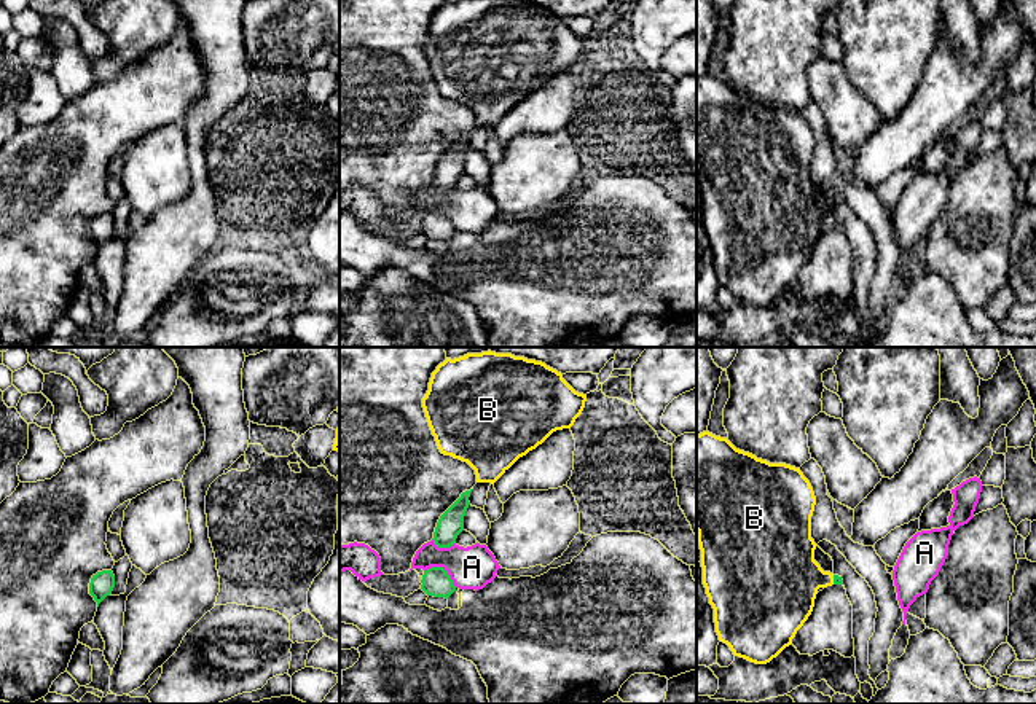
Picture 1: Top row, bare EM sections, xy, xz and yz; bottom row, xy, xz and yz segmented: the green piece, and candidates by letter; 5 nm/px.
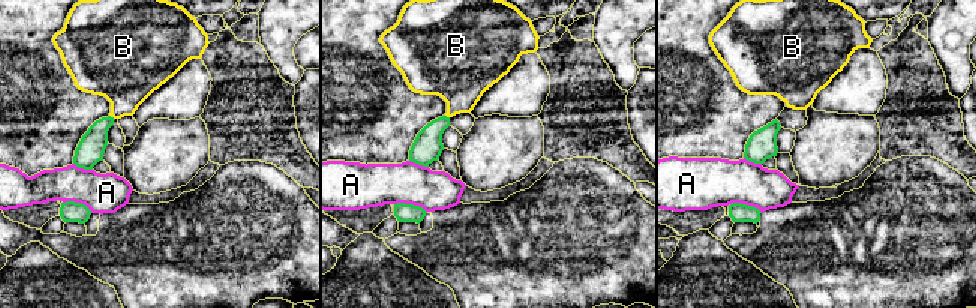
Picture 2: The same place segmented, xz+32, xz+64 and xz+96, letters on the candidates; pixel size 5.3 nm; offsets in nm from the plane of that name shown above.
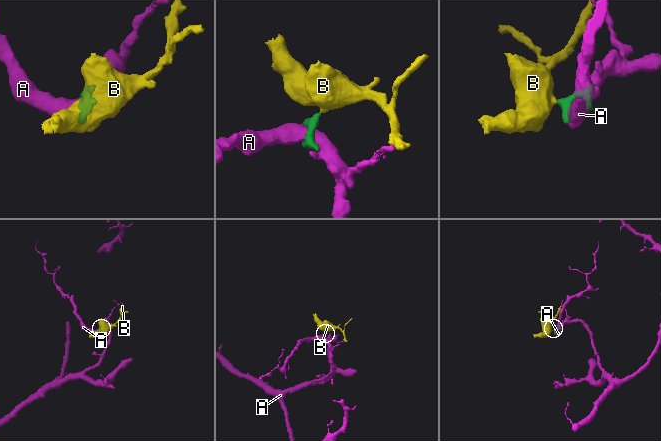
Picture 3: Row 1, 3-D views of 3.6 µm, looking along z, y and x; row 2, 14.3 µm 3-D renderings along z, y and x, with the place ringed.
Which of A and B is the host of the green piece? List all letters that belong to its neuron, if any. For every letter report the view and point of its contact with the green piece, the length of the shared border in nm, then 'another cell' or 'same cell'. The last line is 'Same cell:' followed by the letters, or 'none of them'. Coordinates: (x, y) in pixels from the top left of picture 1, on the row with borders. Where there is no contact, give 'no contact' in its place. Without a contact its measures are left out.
A: xz (443, 569) | 190 nm | another cell
B: yz (834, 580) | 50 nm | same cell
Same cell: B

